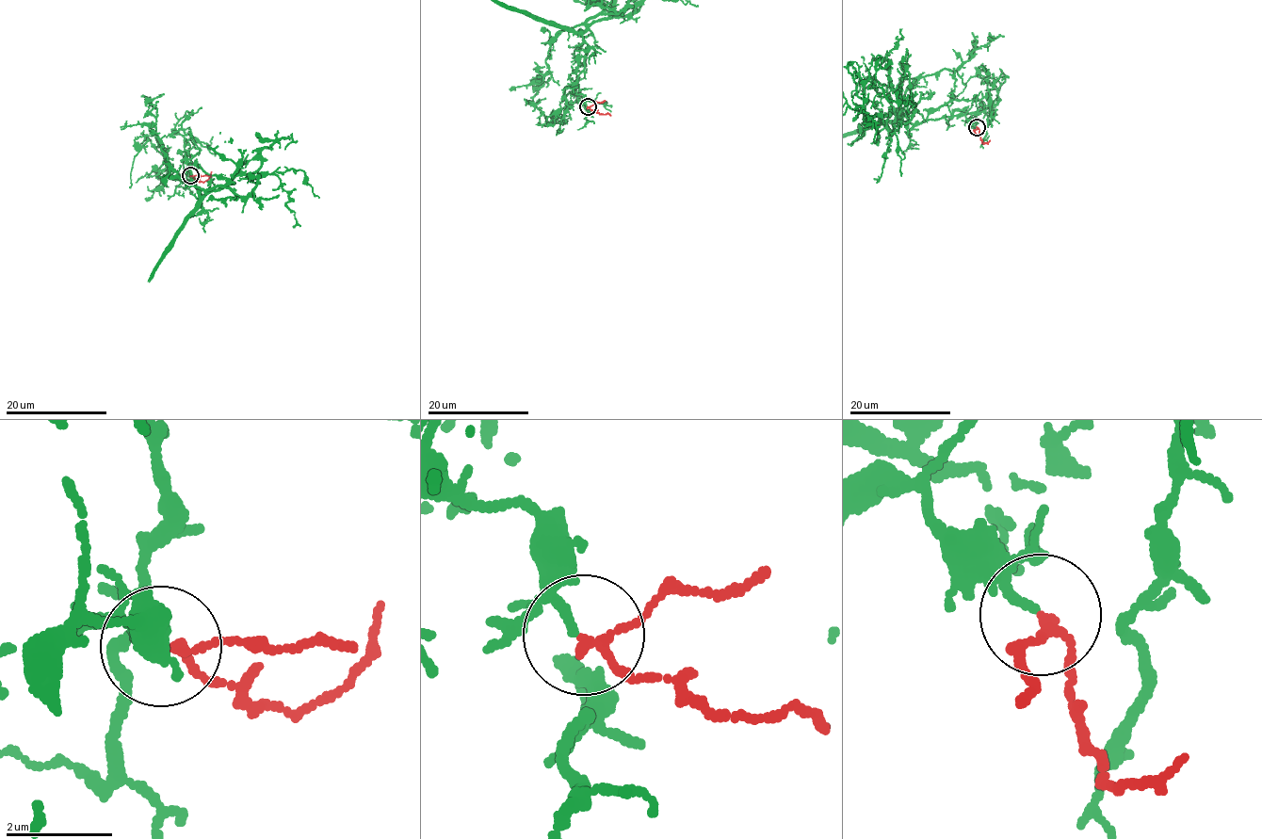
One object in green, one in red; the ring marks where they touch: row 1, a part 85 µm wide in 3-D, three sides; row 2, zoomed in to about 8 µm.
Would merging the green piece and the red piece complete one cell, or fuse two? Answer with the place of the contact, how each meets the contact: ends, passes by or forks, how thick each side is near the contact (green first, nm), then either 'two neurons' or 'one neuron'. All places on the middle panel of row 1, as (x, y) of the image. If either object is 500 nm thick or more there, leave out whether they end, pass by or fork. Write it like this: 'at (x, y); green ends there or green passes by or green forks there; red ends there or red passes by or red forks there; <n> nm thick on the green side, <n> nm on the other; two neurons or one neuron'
at (588, 106); green passes by; red passes by; 110 nm thick on the green side, 150 nm on the other; one neuron

